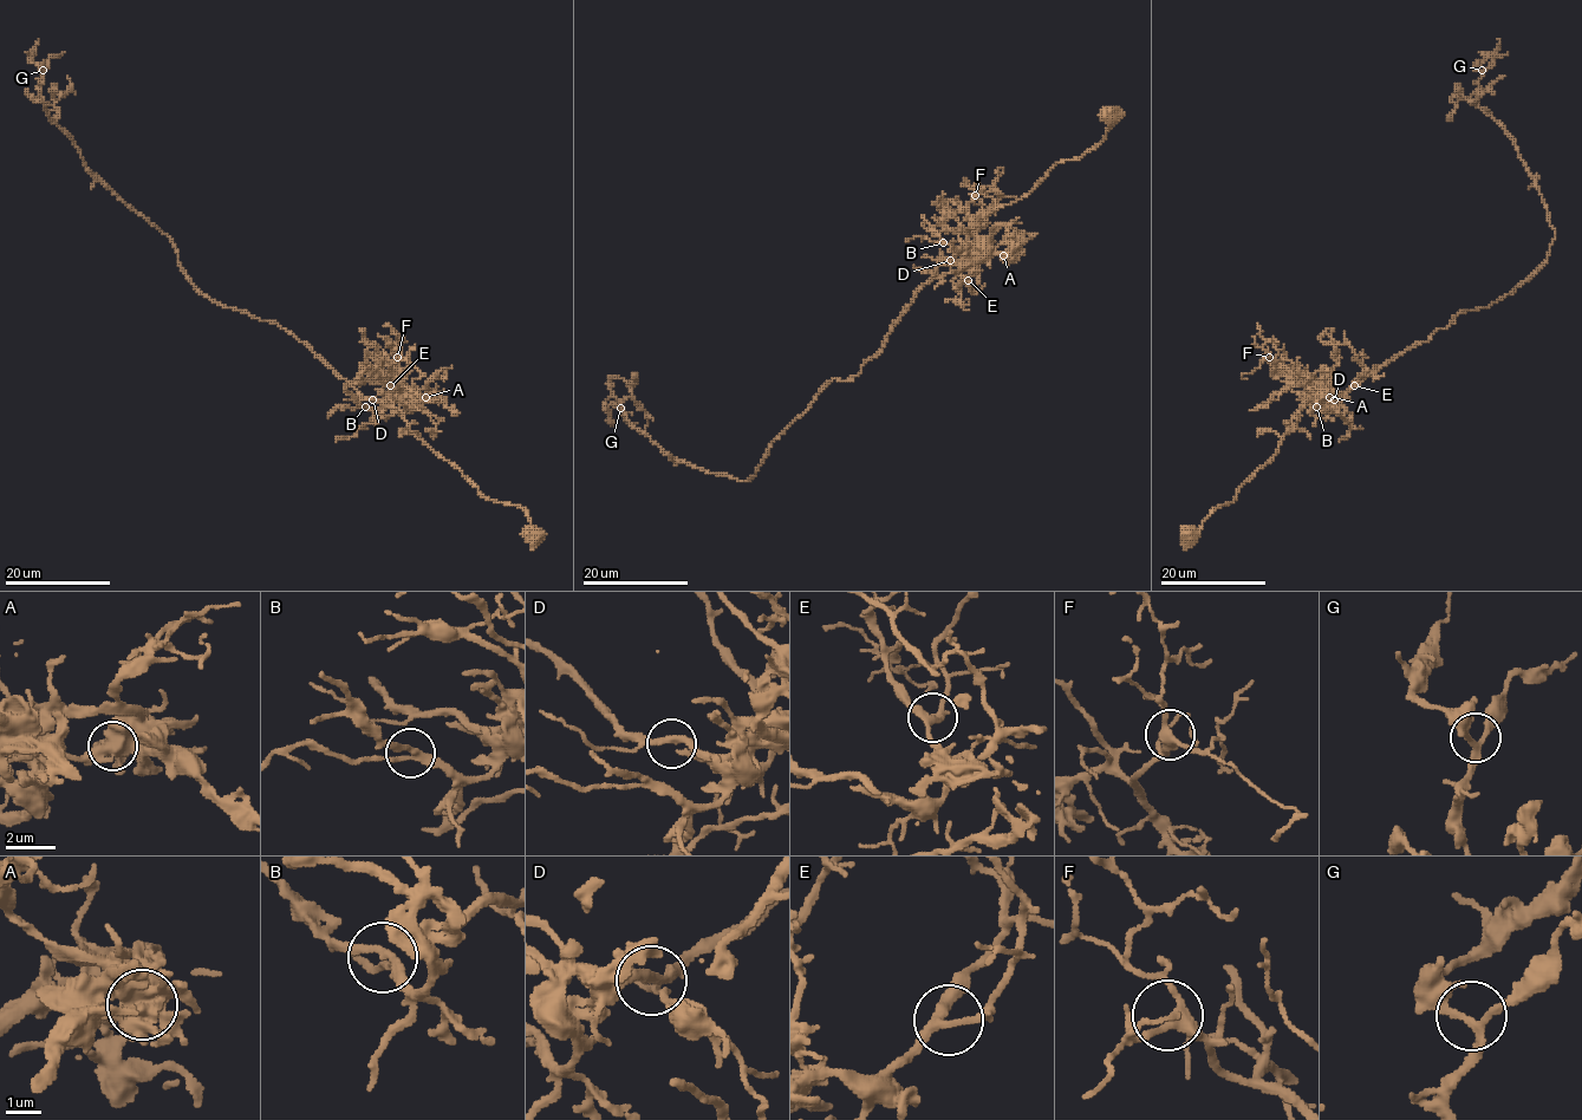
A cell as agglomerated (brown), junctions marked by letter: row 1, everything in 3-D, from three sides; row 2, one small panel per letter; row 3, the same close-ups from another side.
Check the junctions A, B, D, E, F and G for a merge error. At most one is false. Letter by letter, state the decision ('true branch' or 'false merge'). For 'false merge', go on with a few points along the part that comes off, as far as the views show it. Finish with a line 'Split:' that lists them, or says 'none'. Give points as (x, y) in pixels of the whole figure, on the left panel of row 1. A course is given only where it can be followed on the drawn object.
A: false merge | (425, 396), (430, 390), (414, 390), (409, 395), (407, 411), (385, 415), (362, 427), (353, 436), (337, 441)
B: true branch
D: true branch
E: true branch
F: true branch
G: true branch
Split: A

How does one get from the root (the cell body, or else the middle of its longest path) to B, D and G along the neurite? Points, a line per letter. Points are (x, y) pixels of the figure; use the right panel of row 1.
B: (1187, 533), (1197, 529), (1213, 509), (1229, 505), (1276, 453), (1306, 398), (1322, 395), (1323, 410), (1316, 407)
D: (1187, 533), (1197, 529), (1213, 509), (1229, 505), (1276, 453), (1306, 398), (1334, 399)
G: (1187, 533), (1276, 453), (1306, 398), (1348, 392), (1545, 261), (1547, 206), (1478, 104), (1482, 70)

